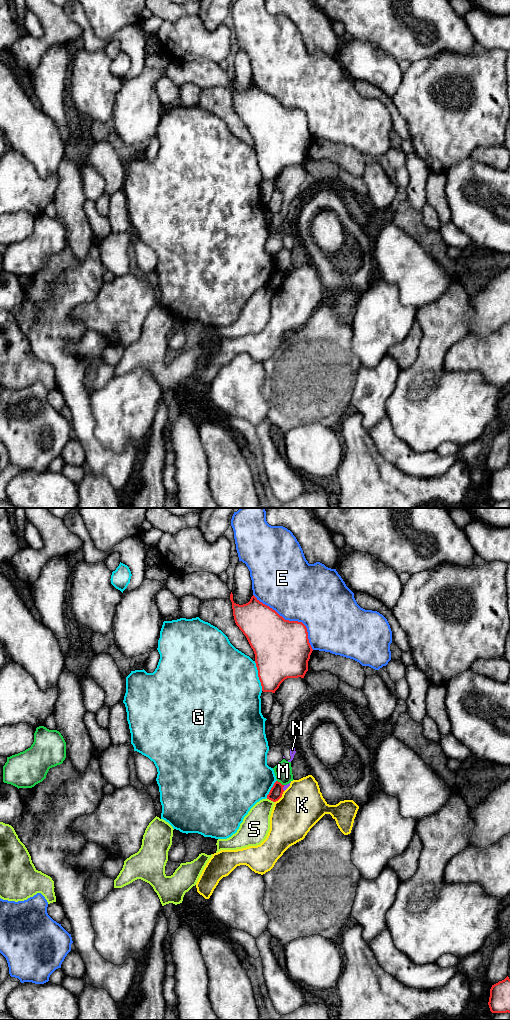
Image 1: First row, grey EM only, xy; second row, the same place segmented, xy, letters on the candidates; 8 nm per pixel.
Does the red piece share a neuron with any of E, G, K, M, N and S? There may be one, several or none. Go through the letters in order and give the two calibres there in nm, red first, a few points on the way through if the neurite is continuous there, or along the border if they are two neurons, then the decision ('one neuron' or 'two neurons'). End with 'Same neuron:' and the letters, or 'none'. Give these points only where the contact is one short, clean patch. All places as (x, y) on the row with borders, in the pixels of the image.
E: 460/480 nm | two neurons
G: 400/500 nm | two neurons
K: 100/360 nm | along xy (284, 791), (275, 802) | two neurons
M: 100/140 nm | two neurons
N: 100/40 nm | along xy (284, 785), (283, 790) | two neurons
S: 100/220 nm | along xy (266, 798), (274, 802) | two neurons
Same neuron: none

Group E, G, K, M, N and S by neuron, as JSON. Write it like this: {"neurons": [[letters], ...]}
{"neurons": [["E"], ["G"], ["K"], ["M"], ["N"], ["S"]]}

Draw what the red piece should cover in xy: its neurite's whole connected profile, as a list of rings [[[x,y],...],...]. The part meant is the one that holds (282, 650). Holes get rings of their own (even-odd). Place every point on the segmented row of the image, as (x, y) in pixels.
[[[230,594],[236,625],[246,636],[255,654],[255,663],[263,692],[279,688],[287,678],[304,678],[308,671],[308,661],[313,651],[306,626],[302,622],[285,620],[275,610],[260,602],[254,595],[246,604],[239,605]]]

